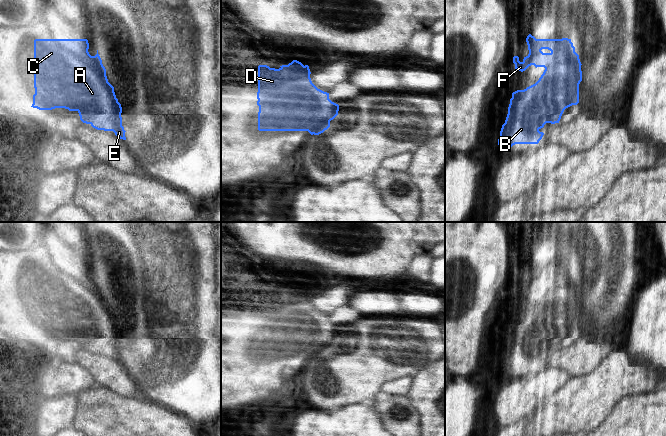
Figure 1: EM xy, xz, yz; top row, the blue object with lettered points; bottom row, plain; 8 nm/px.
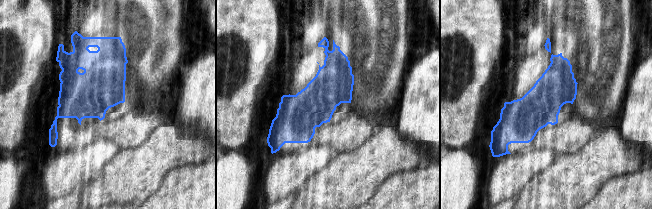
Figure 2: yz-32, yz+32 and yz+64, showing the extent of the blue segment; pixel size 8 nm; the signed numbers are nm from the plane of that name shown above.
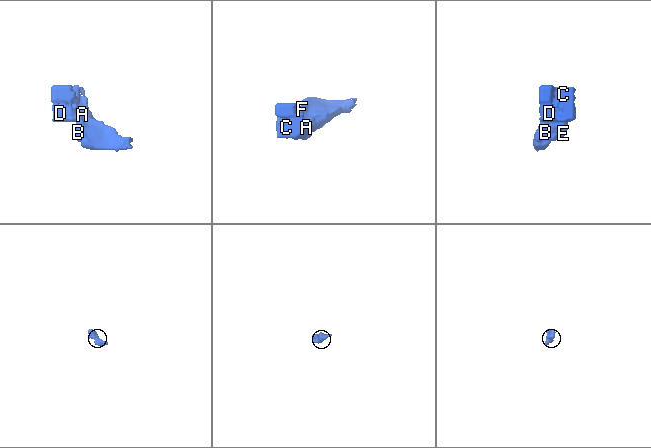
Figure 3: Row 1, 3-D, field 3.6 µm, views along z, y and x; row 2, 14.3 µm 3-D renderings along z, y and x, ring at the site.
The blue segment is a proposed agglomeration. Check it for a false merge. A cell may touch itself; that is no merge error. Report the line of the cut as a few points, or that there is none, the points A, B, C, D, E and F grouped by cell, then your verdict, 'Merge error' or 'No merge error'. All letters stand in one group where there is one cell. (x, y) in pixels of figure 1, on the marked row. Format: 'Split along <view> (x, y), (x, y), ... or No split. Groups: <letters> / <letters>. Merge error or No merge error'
No split. Groups: A B C D E F. No merge error.

